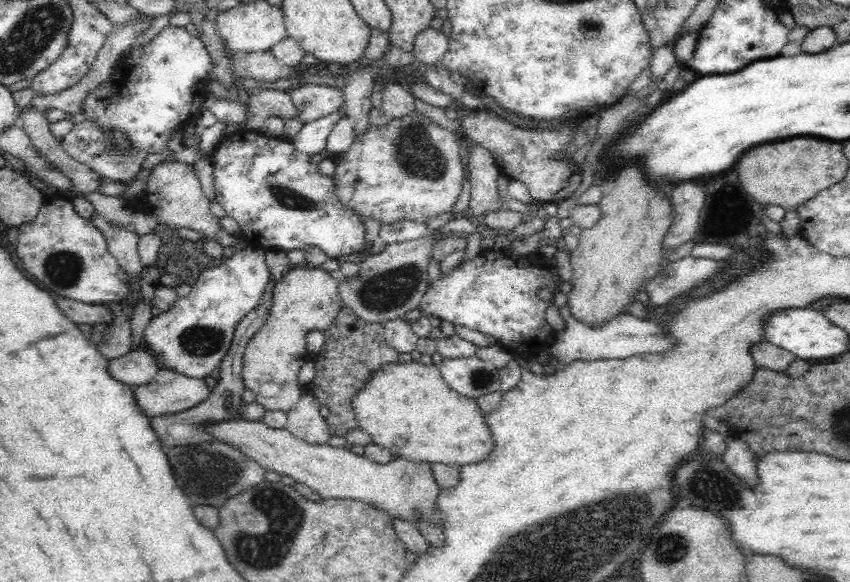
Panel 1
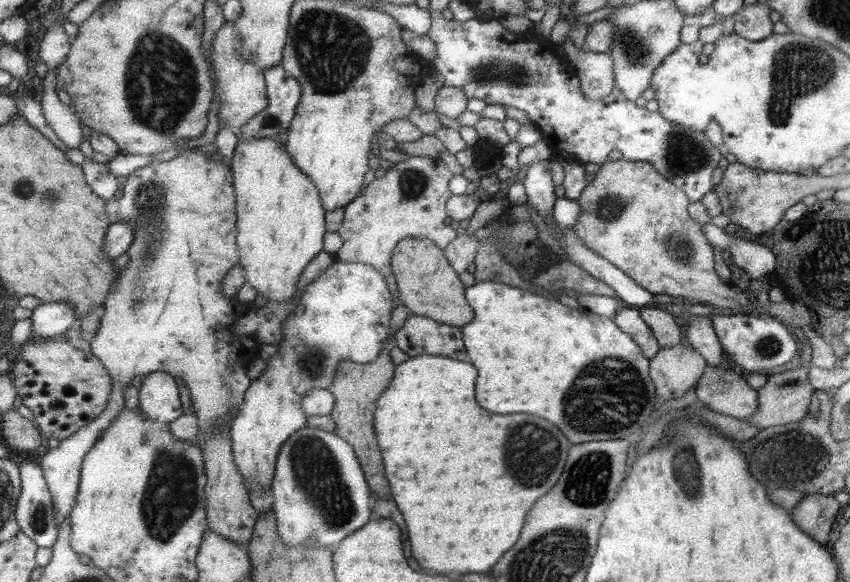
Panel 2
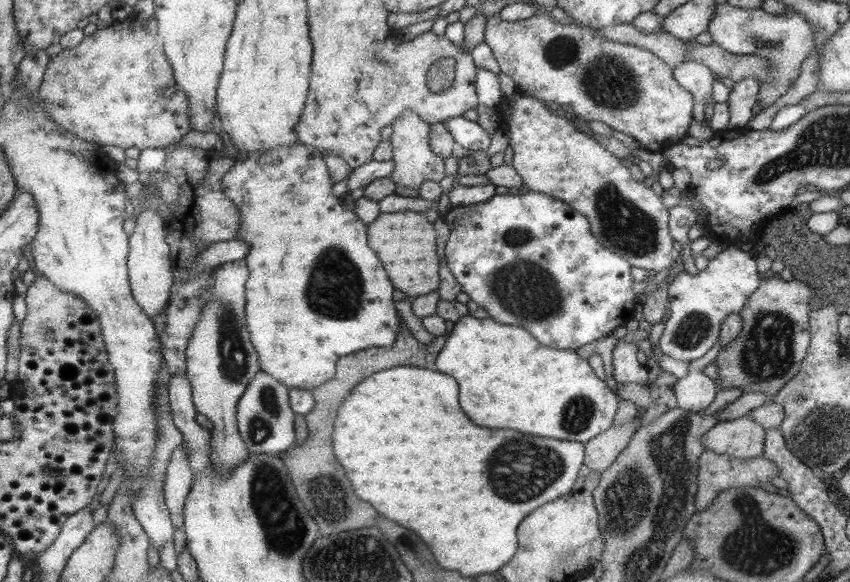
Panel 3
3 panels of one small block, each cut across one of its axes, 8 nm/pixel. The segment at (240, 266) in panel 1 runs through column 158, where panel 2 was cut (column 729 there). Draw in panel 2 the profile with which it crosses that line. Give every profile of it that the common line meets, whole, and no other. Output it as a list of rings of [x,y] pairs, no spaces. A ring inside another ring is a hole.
[[[722,313],[713,316],[712,321],[724,357],[744,374],[763,373],[768,368],[783,366],[786,362],[796,359],[799,354],[797,344],[791,337],[790,328],[769,315],[723,315]]]

